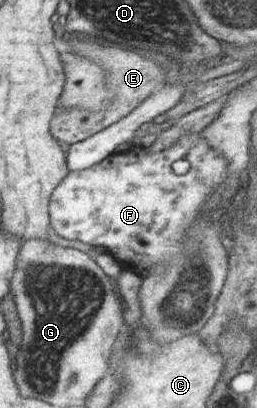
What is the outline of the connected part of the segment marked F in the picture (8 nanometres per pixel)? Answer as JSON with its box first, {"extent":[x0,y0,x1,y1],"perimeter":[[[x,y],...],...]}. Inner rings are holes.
{"extent":[49,132,228,277],"perimeter":[[[200,132],[181,135],[178,142],[157,152],[134,144],[128,151],[112,153],[88,169],[69,171],[54,188],[49,199],[50,225],[61,238],[107,248],[107,253],[122,267],[127,265],[140,276],[146,277],[158,263],[164,261],[168,265],[176,255],[182,253],[180,244],[184,242],[189,225],[203,214],[208,217],[207,223],[212,222],[212,217],[208,215],[210,207],[207,207],[207,201],[221,187],[221,183],[225,183],[228,170],[225,155],[210,147]],[[180,159],[190,162],[190,169],[186,174],[178,175],[172,170],[172,163]]]}

